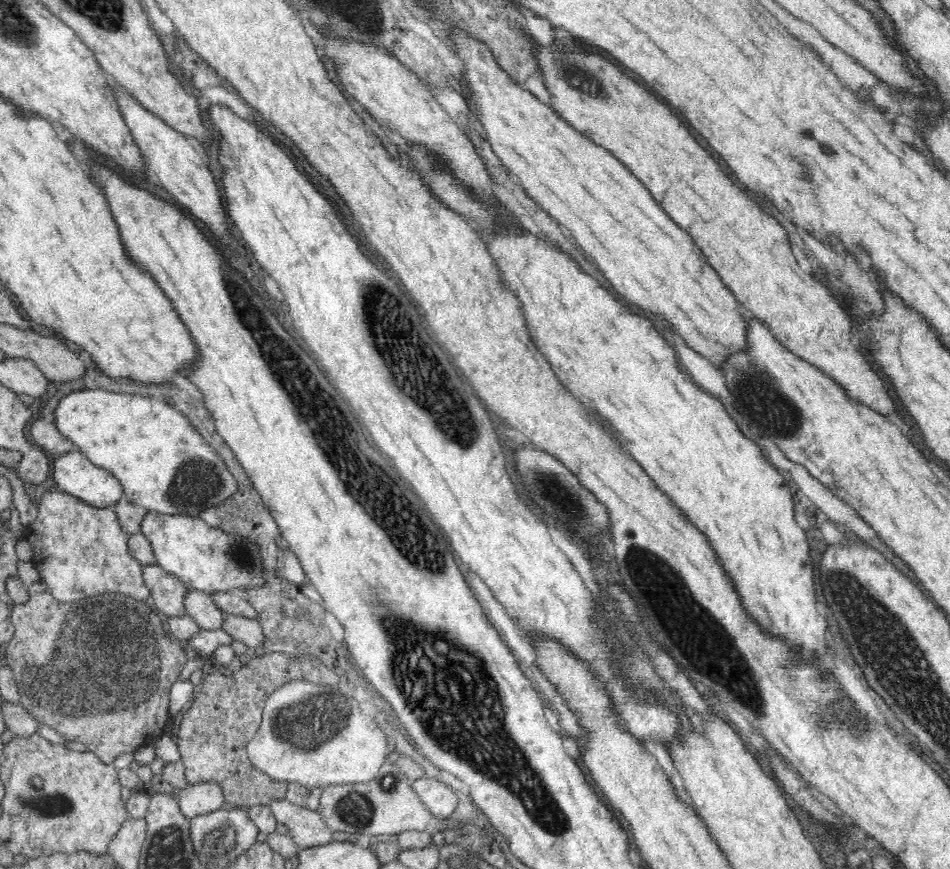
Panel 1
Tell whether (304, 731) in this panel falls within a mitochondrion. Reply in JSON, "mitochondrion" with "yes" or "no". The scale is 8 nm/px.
{"mitochondrion":"yes"}

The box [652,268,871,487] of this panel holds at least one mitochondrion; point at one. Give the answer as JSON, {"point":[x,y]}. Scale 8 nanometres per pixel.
{"point":[758,394]}

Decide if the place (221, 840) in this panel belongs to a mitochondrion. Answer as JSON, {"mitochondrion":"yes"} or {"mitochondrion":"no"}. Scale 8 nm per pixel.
{"mitochondrion":"yes"}

